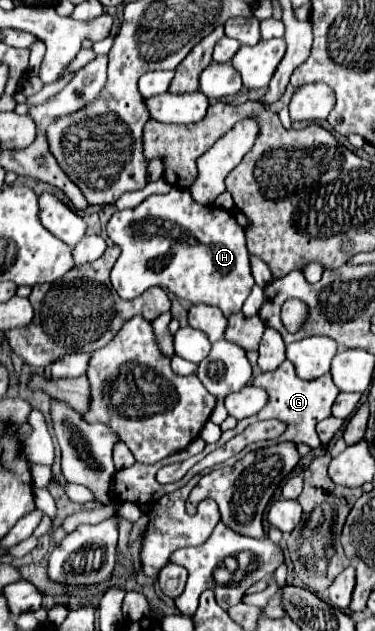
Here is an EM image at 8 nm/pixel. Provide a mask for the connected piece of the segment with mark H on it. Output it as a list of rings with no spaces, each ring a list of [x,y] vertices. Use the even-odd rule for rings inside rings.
[[[173,188],[163,196],[153,194],[131,210],[117,210],[107,224],[107,234],[121,248],[121,256],[111,270],[111,284],[123,300],[133,300],[147,288],[159,286],[191,304],[205,302],[219,306],[224,316],[229,318],[241,311],[255,284],[245,246],[245,234],[233,214],[217,206],[203,206],[193,202],[189,190],[185,188]],[[189,238],[195,238],[195,244],[189,244]]]

